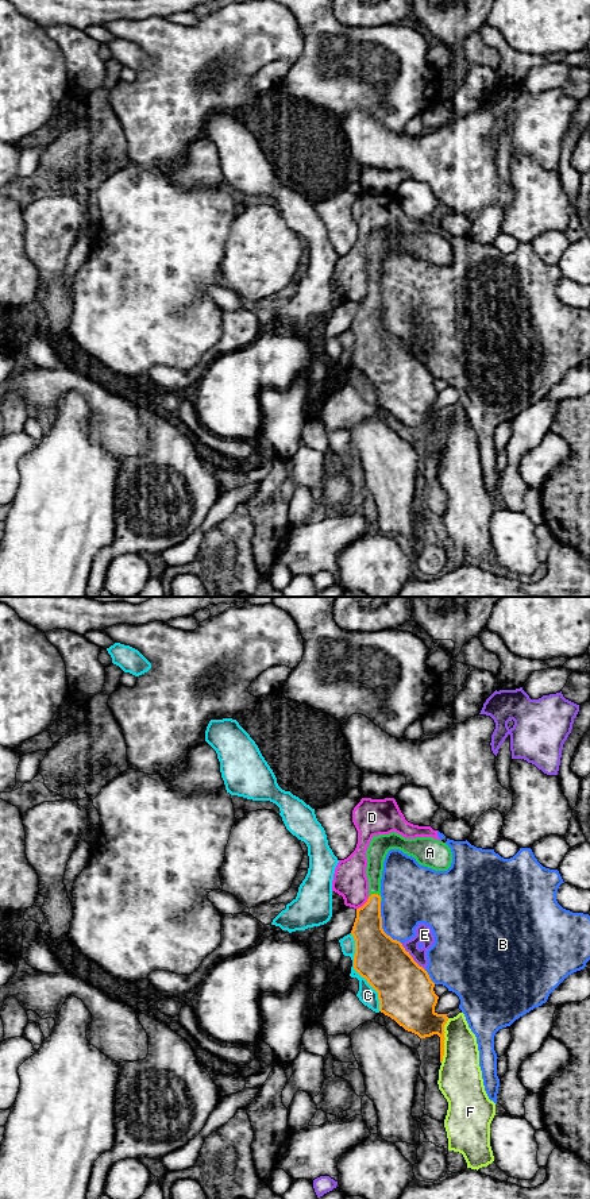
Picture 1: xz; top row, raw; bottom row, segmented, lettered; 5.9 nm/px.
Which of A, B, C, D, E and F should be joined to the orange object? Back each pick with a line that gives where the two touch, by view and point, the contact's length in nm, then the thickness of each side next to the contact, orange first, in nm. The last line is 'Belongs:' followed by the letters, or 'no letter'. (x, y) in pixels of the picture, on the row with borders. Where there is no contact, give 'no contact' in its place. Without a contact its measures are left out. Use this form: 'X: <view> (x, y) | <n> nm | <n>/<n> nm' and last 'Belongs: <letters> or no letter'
A: xz (373, 894) | 90 nm | 180/120 nm
Belongs: A

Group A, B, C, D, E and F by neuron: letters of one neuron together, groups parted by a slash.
A / B D / C / E / F

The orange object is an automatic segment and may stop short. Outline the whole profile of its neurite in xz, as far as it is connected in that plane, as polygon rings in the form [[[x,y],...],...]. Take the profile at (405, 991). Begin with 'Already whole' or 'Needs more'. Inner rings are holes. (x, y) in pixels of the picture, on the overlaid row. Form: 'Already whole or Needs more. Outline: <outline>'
Needs more. Outline: [[[396,832],[373,836],[366,851],[369,898],[356,909],[351,930],[355,940],[354,969],[378,992],[381,1013],[420,1038],[440,1037],[441,1063],[448,1017],[435,1011],[439,999],[433,991],[435,983],[402,944],[382,929],[381,879],[390,849],[400,849],[435,871],[447,871],[452,863],[451,848],[436,838],[405,838]]]

